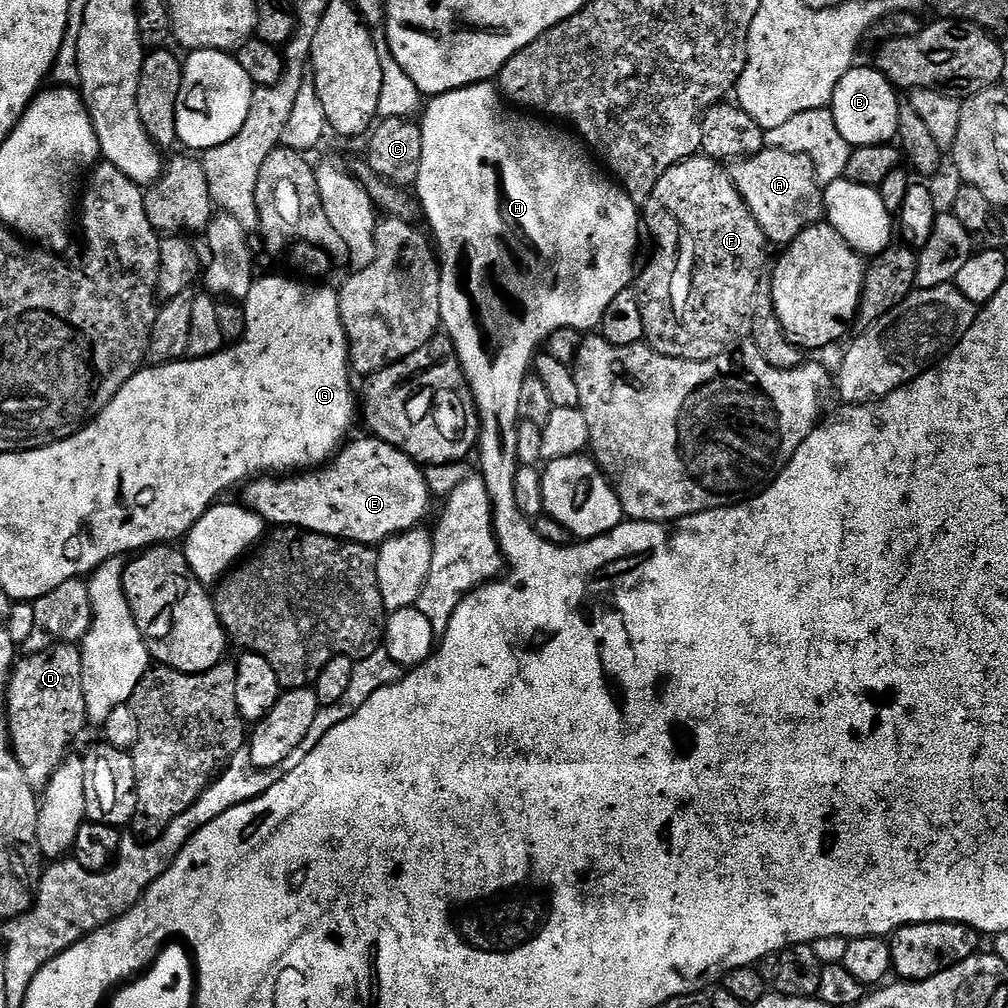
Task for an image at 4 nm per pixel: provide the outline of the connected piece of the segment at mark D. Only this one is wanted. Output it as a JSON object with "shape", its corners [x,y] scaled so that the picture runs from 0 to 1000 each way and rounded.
{"shape":[[[74,639],[51,640],[33,651],[17,654],[8,678],[8,723],[25,766],[45,762],[51,768],[68,749],[71,733],[88,717],[81,681],[81,649]]]}

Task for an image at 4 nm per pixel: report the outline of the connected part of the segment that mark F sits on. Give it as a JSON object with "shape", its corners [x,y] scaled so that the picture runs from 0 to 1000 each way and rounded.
{"shape":[[[697,153],[665,165],[665,169],[653,177],[653,185],[649,185],[649,192],[643,197],[642,209],[647,214],[655,214],[655,230],[659,233],[651,238],[643,267],[633,274],[642,340],[655,352],[674,357],[703,357],[719,352],[724,342],[718,337],[724,336],[726,329],[745,330],[752,309],[750,293],[758,270],[758,249],[764,246],[756,224],[752,224],[746,209],[732,192],[725,170],[715,160]]]}

